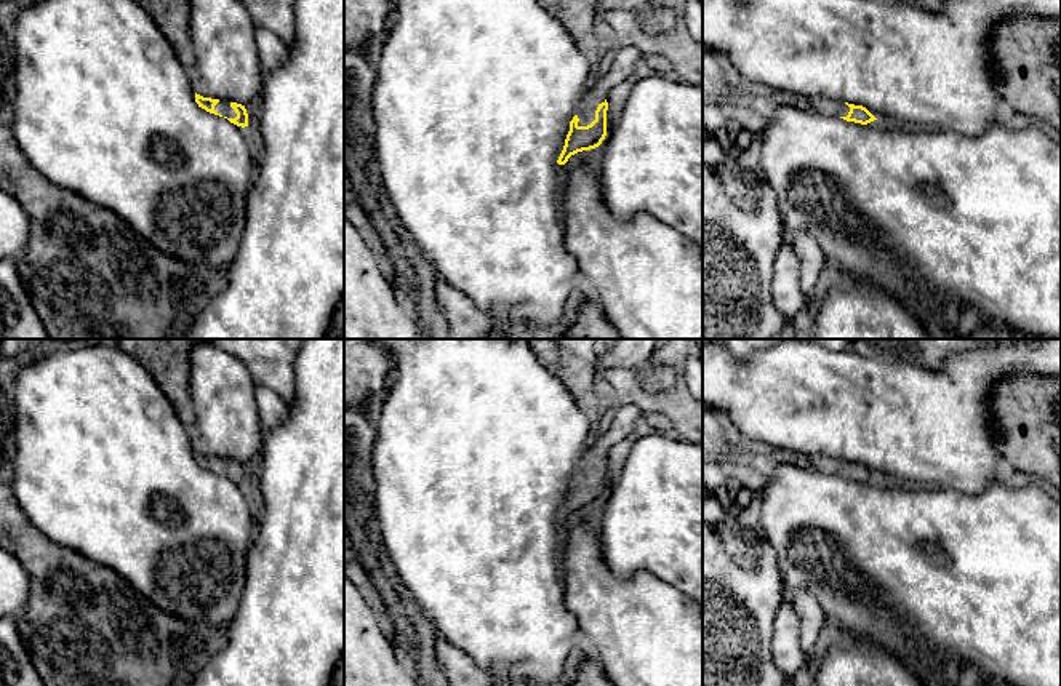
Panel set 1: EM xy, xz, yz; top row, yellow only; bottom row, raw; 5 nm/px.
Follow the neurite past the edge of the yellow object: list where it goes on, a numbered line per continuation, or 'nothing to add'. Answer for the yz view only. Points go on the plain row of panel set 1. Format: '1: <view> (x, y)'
1: yz (826, 464)

